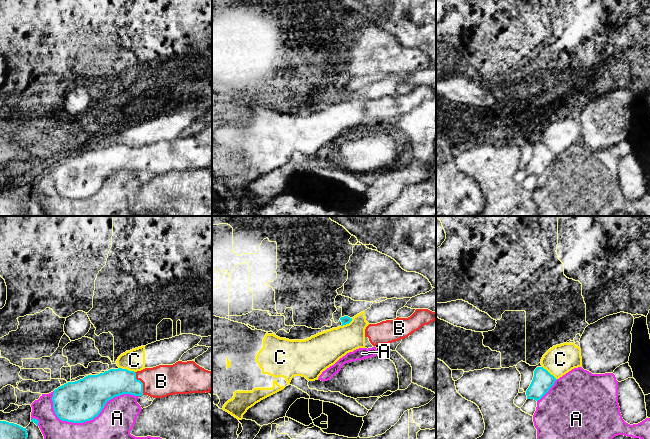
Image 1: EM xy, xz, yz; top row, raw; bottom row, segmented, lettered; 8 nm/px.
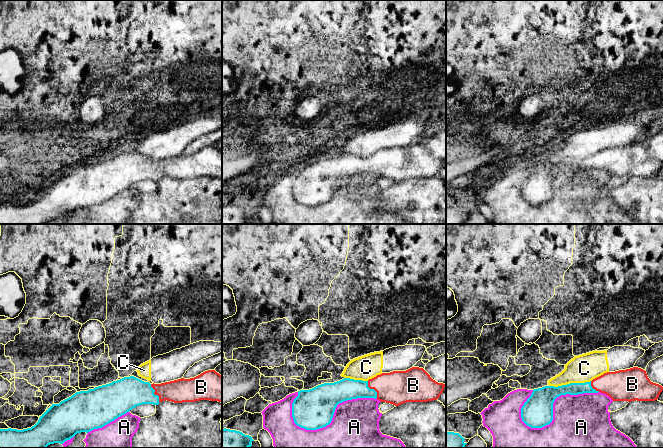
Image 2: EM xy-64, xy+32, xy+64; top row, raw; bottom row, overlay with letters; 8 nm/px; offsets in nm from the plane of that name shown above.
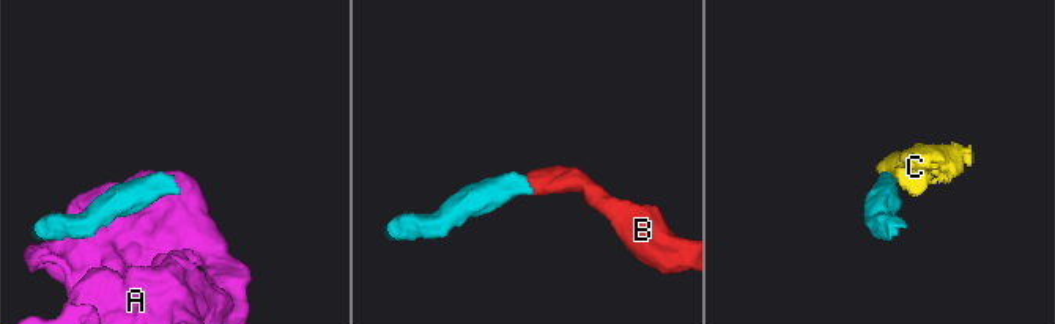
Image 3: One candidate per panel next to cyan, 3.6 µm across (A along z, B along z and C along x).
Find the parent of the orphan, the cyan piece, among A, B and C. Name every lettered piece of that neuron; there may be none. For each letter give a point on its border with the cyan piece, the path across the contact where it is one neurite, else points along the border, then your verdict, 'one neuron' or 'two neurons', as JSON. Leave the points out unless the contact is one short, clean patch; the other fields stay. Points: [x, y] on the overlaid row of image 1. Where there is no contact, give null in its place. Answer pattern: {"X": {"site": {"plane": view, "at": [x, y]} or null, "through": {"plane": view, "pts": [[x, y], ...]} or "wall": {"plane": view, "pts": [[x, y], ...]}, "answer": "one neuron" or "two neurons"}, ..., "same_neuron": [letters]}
{"A": {"site": {"plane": "xy", "at": [90, 419]}, "answer": "two neurons"}, "B": {"site": {"plane": "xy", "at": [142, 383]}, "through": {"plane": "xy", "pts": [[115, 382], [142, 383], [161, 381]]}, "answer": "one neuron"}, "C": {"site": {"plane": "xy", "at": [126, 369]}, "wall": {"plane": "xy", "pts": [[119, 367], [134, 372]]}, "answer": "two neurons"}, "same_neuron": ["B"]}

